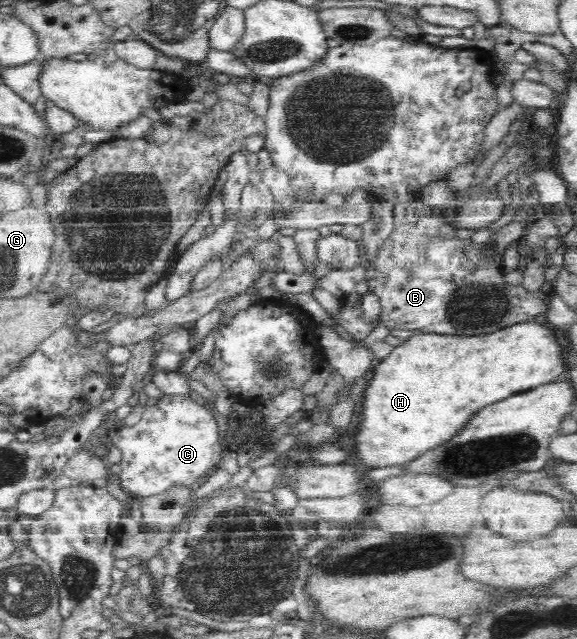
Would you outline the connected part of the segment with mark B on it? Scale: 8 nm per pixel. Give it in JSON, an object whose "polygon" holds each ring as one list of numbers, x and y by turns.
{"polygon":[[409,201,401,204,393,204,393,225,394,232,386,239,382,251,378,253,372,269,366,272,365,281,368,284,368,292,366,294,374,295,382,306,382,311,379,314,379,323,388,328,406,329,406,331,428,332,440,335,484,335,484,333,494,333,494,331,503,330,507,327,516,325,522,322,532,322,538,320,540,315,545,315,550,311,550,303,552,303,553,292,550,286,543,287,537,291,530,291,523,284,512,285,509,282,511,276,506,275,501,269,501,261,494,262,494,254,492,252,491,243,474,243,472,239,458,239,456,232,458,225,452,225,450,217,442,217,440,212,430,213,430,208,422,201]]}

